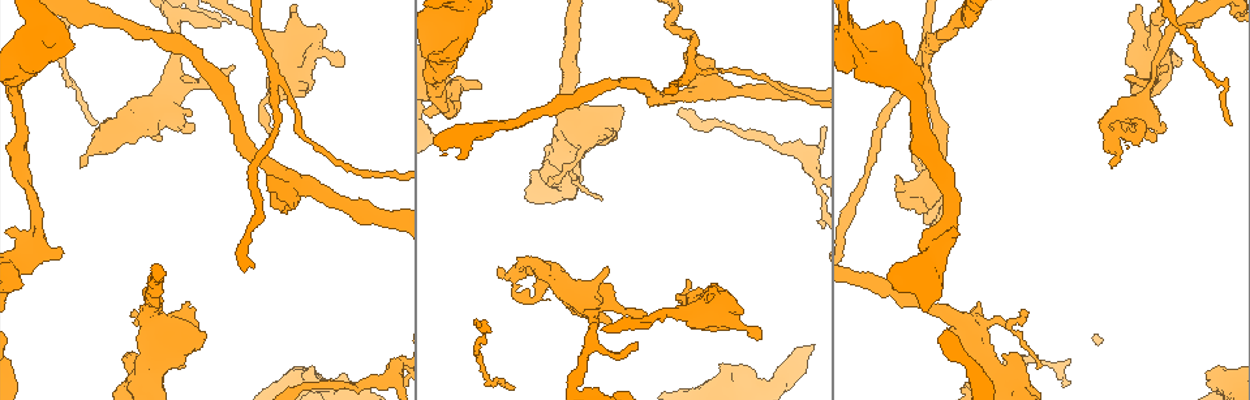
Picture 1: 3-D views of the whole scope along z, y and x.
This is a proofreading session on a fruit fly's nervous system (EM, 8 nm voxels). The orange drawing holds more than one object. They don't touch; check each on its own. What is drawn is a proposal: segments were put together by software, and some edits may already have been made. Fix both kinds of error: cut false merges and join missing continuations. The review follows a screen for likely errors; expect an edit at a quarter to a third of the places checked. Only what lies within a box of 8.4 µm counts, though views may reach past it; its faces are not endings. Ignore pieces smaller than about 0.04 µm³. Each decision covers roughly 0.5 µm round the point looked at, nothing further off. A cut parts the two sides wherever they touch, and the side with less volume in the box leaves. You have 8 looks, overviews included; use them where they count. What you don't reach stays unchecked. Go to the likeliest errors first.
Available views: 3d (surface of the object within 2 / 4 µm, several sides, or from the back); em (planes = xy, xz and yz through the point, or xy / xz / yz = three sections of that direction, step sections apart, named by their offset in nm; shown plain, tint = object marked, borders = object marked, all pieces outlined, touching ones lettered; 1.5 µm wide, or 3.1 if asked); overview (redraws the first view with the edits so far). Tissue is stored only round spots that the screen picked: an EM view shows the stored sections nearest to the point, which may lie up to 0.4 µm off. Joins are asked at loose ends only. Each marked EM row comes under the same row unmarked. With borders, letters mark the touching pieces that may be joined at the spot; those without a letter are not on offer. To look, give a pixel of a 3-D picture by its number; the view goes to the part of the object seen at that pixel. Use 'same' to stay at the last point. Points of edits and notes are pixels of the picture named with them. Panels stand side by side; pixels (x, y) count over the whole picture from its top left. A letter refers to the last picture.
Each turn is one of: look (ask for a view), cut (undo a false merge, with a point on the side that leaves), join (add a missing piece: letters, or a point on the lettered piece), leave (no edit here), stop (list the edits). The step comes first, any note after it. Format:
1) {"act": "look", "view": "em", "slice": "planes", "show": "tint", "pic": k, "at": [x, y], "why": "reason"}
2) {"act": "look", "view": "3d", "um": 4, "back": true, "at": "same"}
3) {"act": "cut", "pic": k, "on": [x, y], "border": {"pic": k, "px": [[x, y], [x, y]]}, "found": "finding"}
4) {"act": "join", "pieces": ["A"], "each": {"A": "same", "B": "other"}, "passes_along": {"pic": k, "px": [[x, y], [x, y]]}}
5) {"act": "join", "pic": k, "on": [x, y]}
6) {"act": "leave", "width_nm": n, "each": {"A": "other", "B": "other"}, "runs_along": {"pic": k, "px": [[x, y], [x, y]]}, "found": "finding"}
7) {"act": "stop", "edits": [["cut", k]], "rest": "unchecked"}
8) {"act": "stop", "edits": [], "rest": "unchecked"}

{"act": "look", "view": "em", "slice": "planes", "show": "borders", "pic": 1, "at": [475, 85], "why": "stops while still wide"}

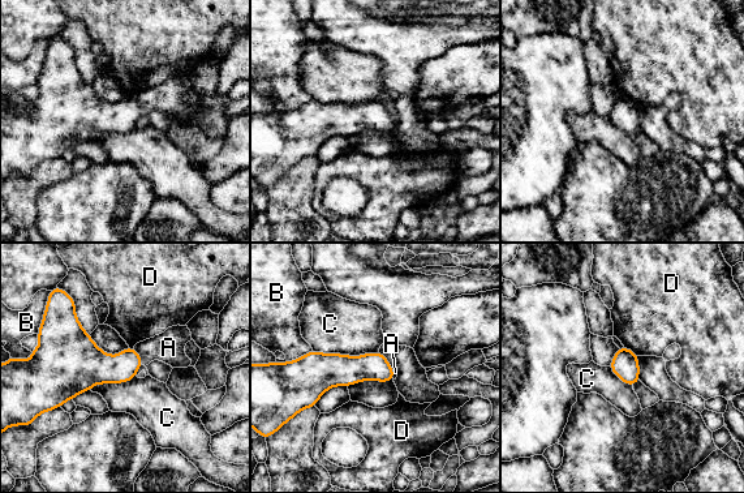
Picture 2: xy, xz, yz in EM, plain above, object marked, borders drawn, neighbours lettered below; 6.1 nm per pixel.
{"act": "join", "pieces": ["A"], "each": {"A": "same", "B": "other", "C": "other", "D": "other"}, "passes_along": {"pic": 2, "px": [[102, 368], [140, 356], [168, 347]]}, "found": "it goes on there"}

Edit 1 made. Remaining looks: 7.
{"act": "look", "view": "em", "slice": "yz", "step": 8, "show": "tint", "pic": 1, "at": [267, 177], "why": "free end"}

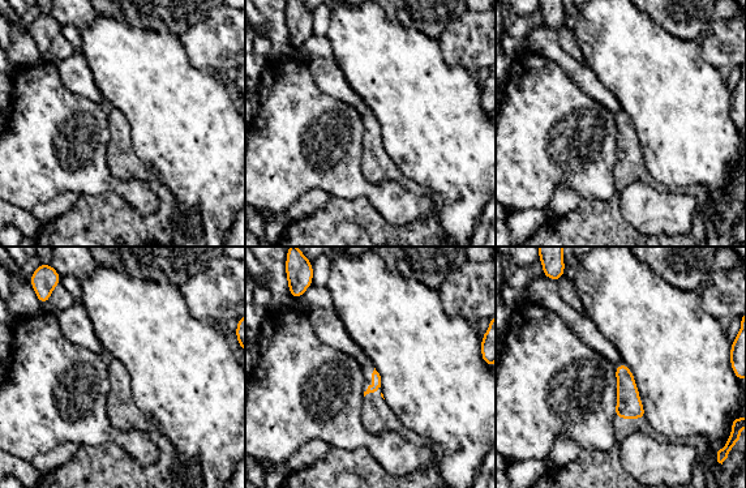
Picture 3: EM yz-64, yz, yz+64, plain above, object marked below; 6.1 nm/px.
{"act": "look", "view": "em", "slice": "planes", "show": "borders", "at": "same"}

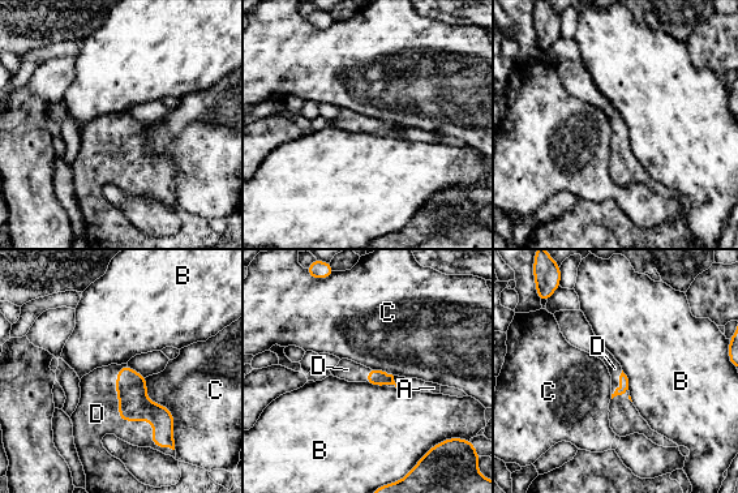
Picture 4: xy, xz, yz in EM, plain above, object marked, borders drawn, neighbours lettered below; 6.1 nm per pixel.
{"act": "join", "pieces": ["D"], "longest_contact_nm": ["D", 600], "each": {"A": "other", "B": "other", "C": "other", "D": "same"}, "passes_along": {"pic": 4, "px": [[131, 386], [128, 420], [97, 414]]}, "found": "it goes on there"}

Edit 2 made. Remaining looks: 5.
{"act": "look", "view": "overview"}

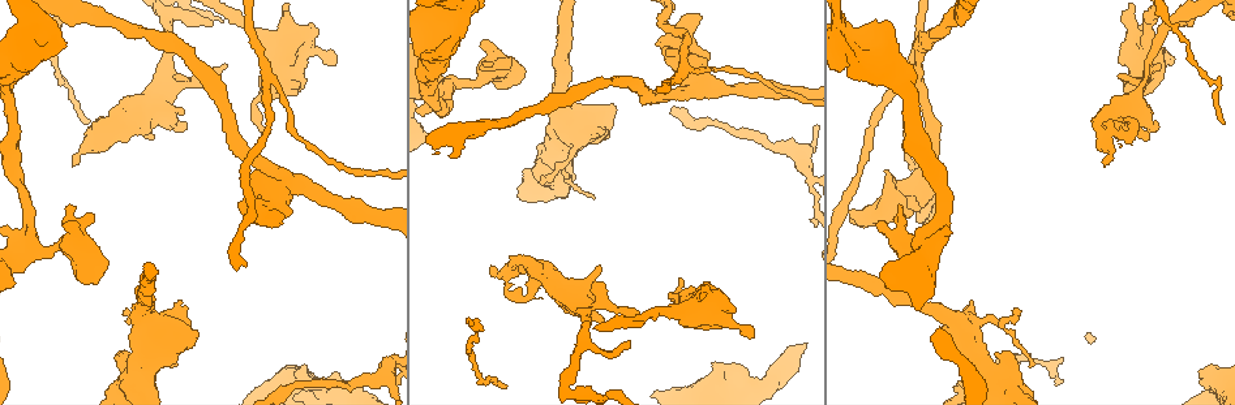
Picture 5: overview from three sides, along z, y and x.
{"act": "look", "view": "3d", "um": 2, "pic": 5, "at": [336, 63], "why": "branch stops here"}

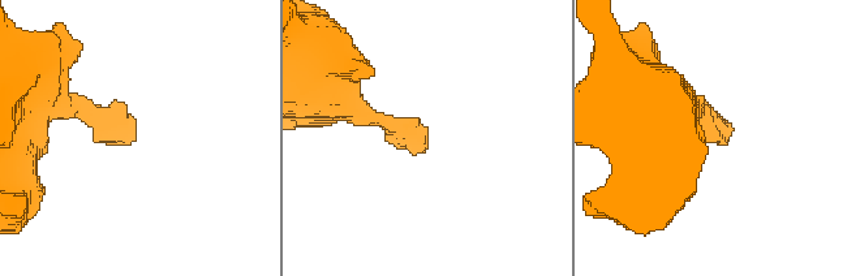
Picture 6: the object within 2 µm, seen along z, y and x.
{"act": "look", "view": "em", "slice": "planes", "show": "borders", "pic": 6, "at": [424, 139], "why": "now the EM"}

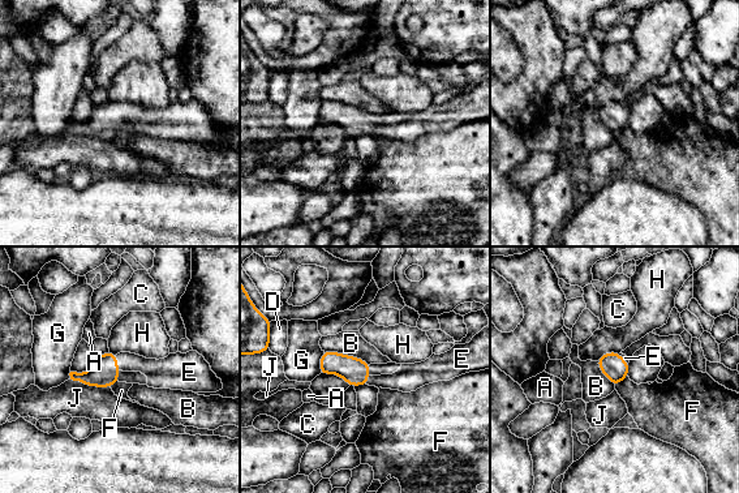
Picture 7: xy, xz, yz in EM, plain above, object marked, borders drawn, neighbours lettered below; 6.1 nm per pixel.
{"act": "join", "pieces": ["E"], "each": {"A": "other", "B": "other", "C": "other", "D": "other", "E": "same", "F": "other", "G": "other", "H": "other", "J": "other"}, "passes_along": {"pic": 7, "px": [[103, 372], [116, 361], [155, 371]]}, "found": "it goes on there"}

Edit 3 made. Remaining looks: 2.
{"act": "stop", "edits": [["join", 2], ["join", 4], ["join", 7]], "rest": "unchecked"}

